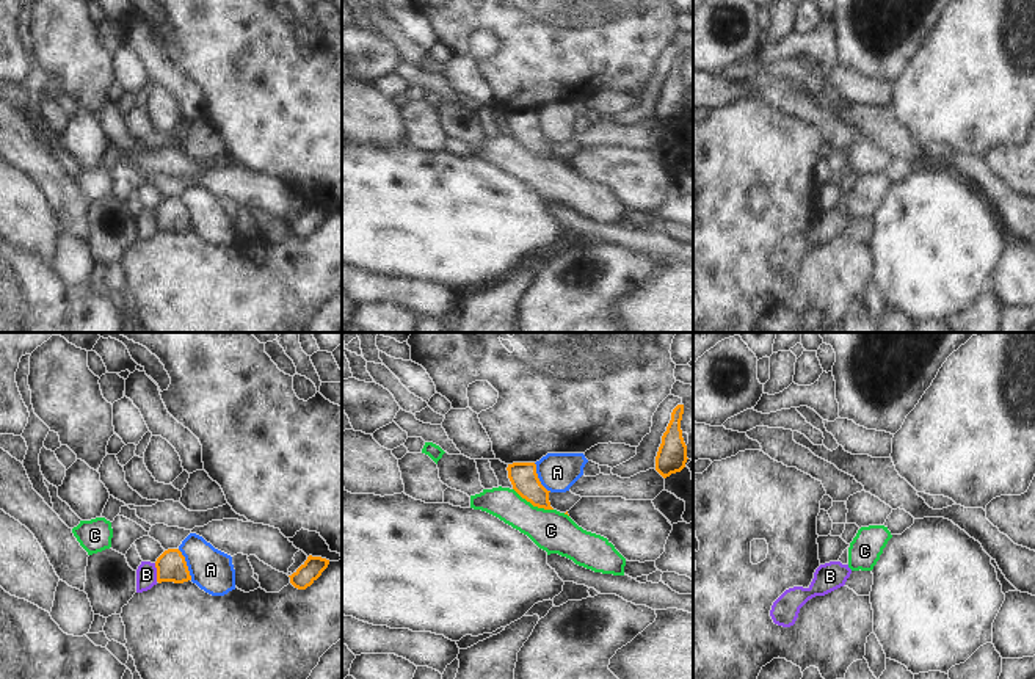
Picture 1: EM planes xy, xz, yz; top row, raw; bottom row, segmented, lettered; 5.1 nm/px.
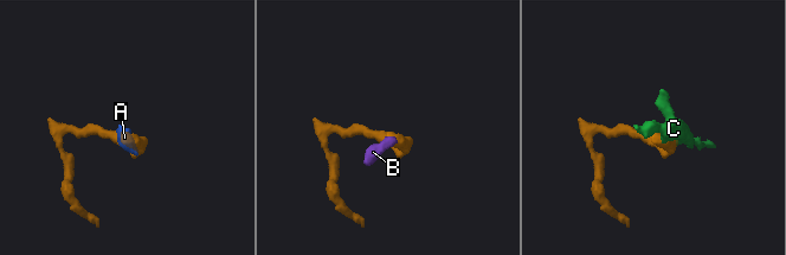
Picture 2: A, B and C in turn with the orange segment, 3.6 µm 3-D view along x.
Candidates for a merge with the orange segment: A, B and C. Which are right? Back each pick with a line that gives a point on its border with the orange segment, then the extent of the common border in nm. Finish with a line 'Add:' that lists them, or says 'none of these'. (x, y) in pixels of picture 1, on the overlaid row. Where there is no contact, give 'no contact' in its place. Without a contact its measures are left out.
Add: none of these

